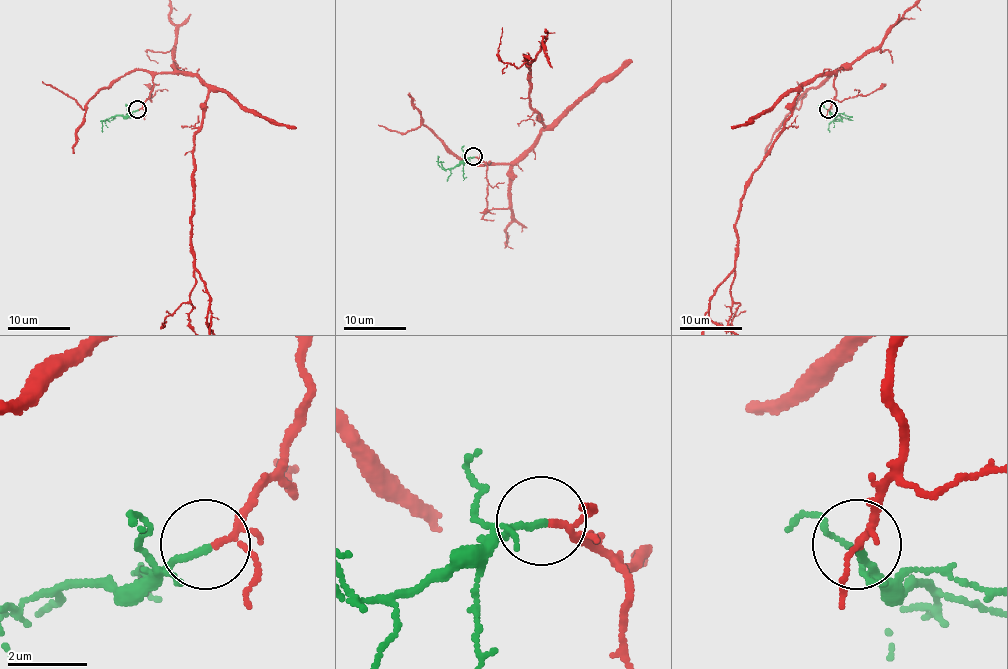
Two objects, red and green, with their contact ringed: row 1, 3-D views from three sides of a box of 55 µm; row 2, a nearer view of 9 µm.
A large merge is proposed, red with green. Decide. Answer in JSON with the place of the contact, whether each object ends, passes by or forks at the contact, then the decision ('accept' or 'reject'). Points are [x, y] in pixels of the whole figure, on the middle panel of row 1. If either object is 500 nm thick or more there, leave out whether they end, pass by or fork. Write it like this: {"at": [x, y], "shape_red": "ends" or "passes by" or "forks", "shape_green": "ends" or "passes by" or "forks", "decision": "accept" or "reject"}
{"at": [473, 156], "shape_red": "forks", "shape_green": "ends", "decision": "accept"}

